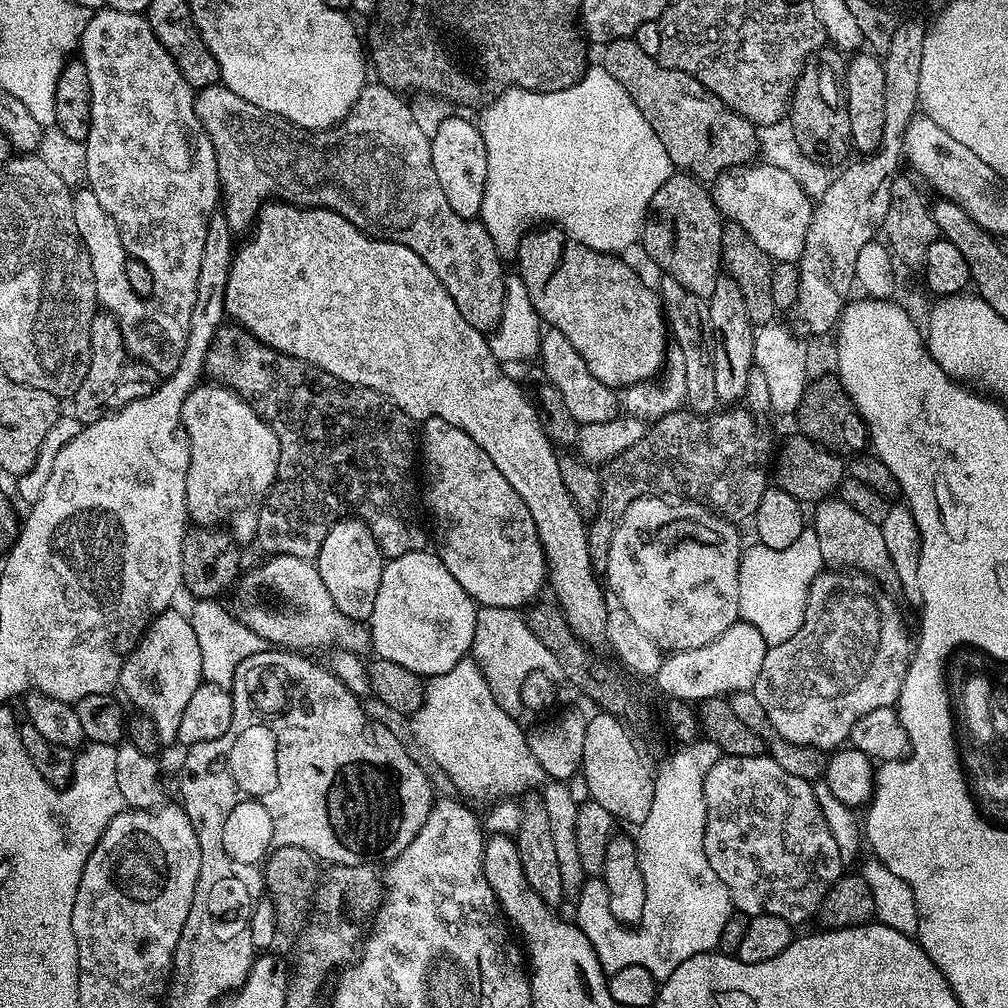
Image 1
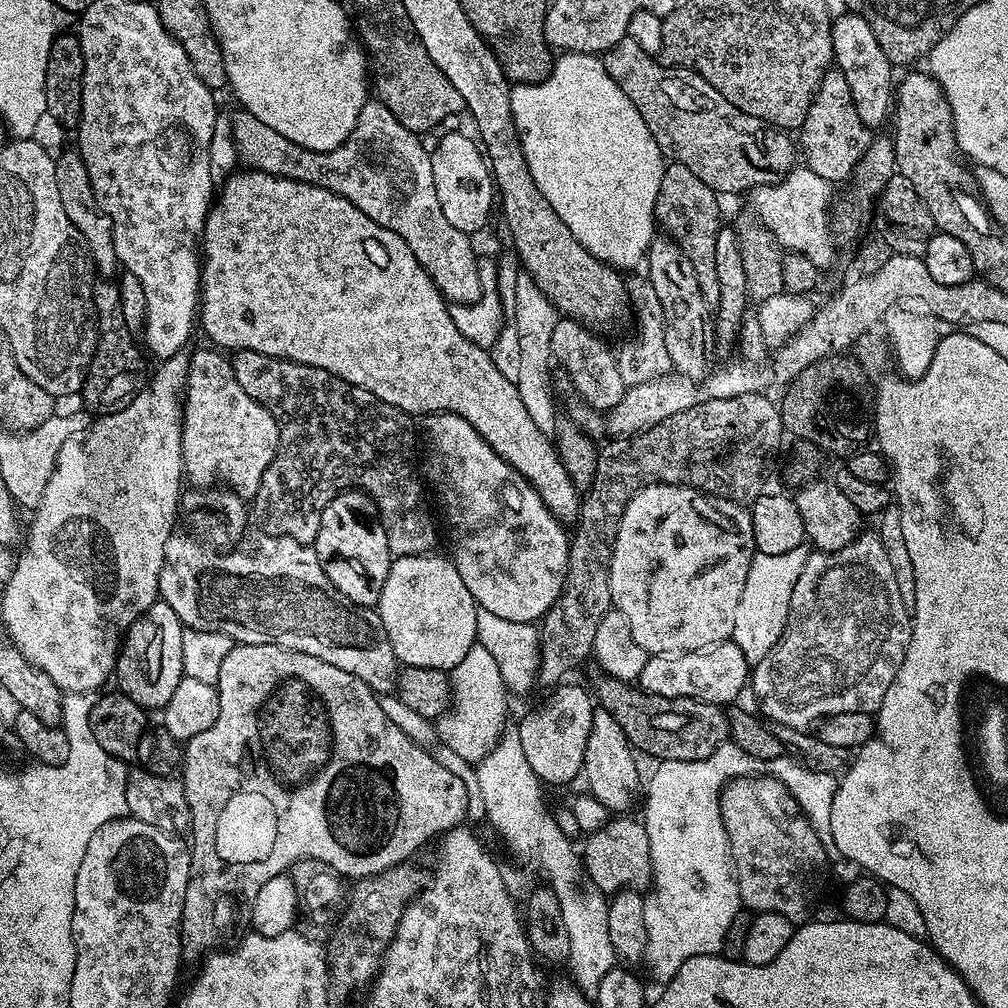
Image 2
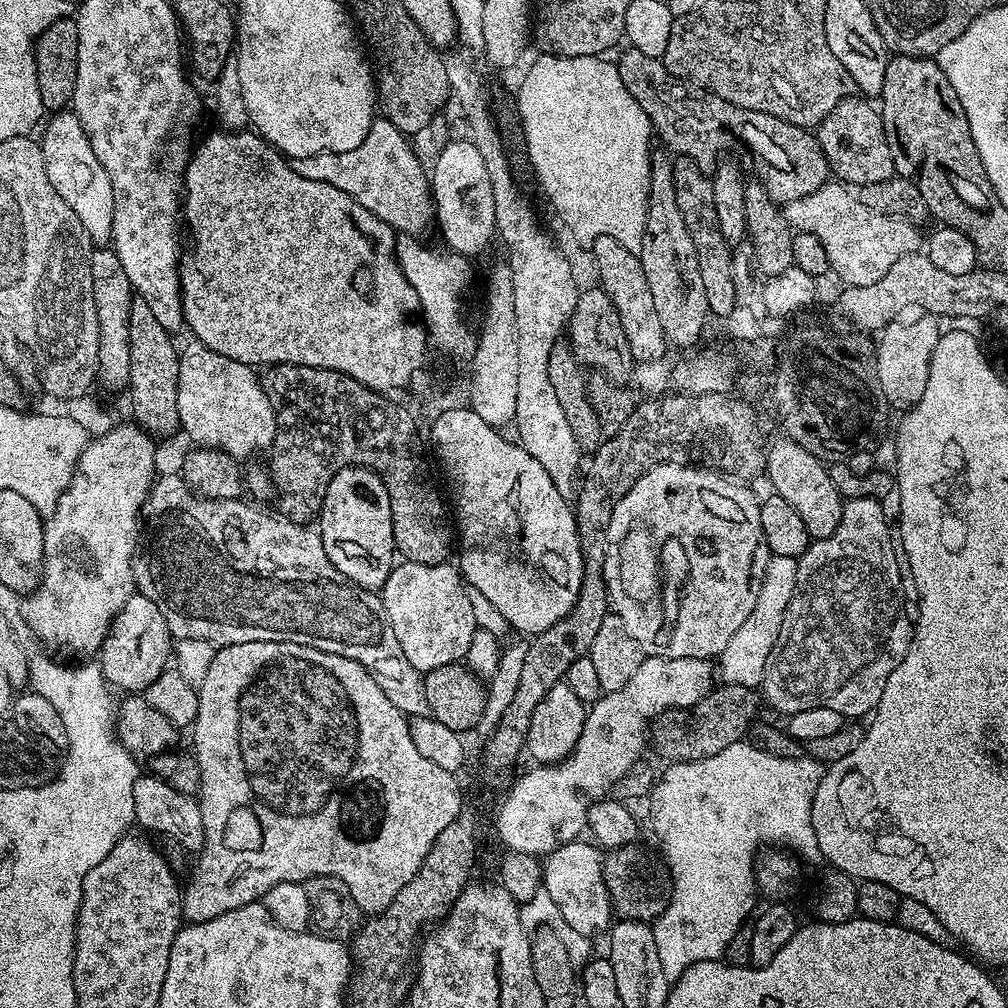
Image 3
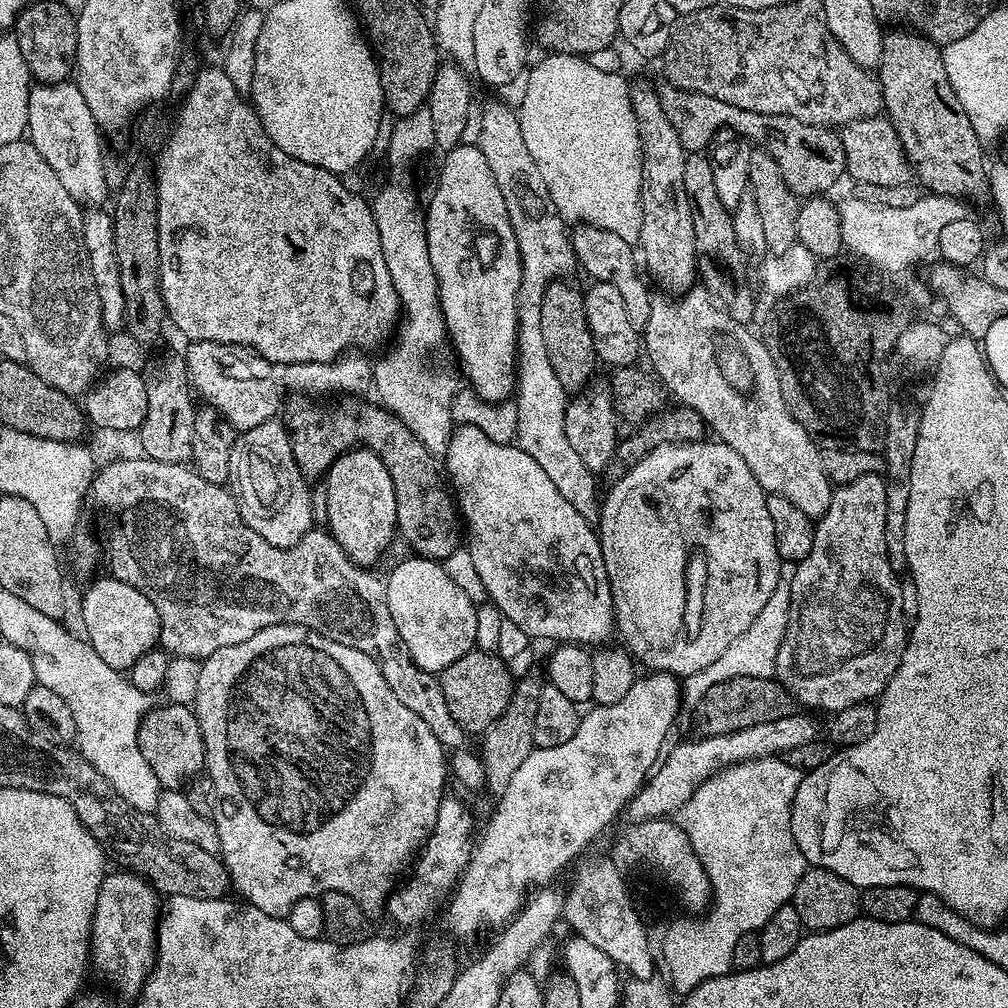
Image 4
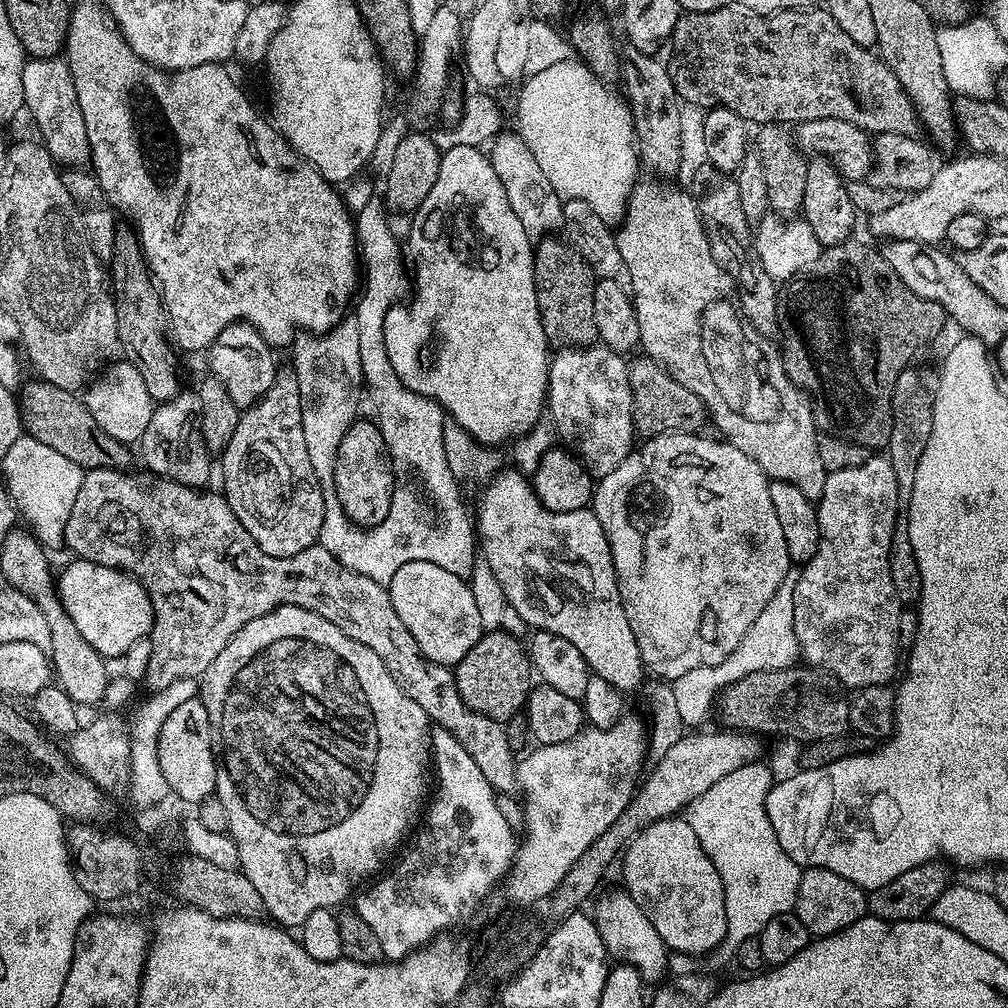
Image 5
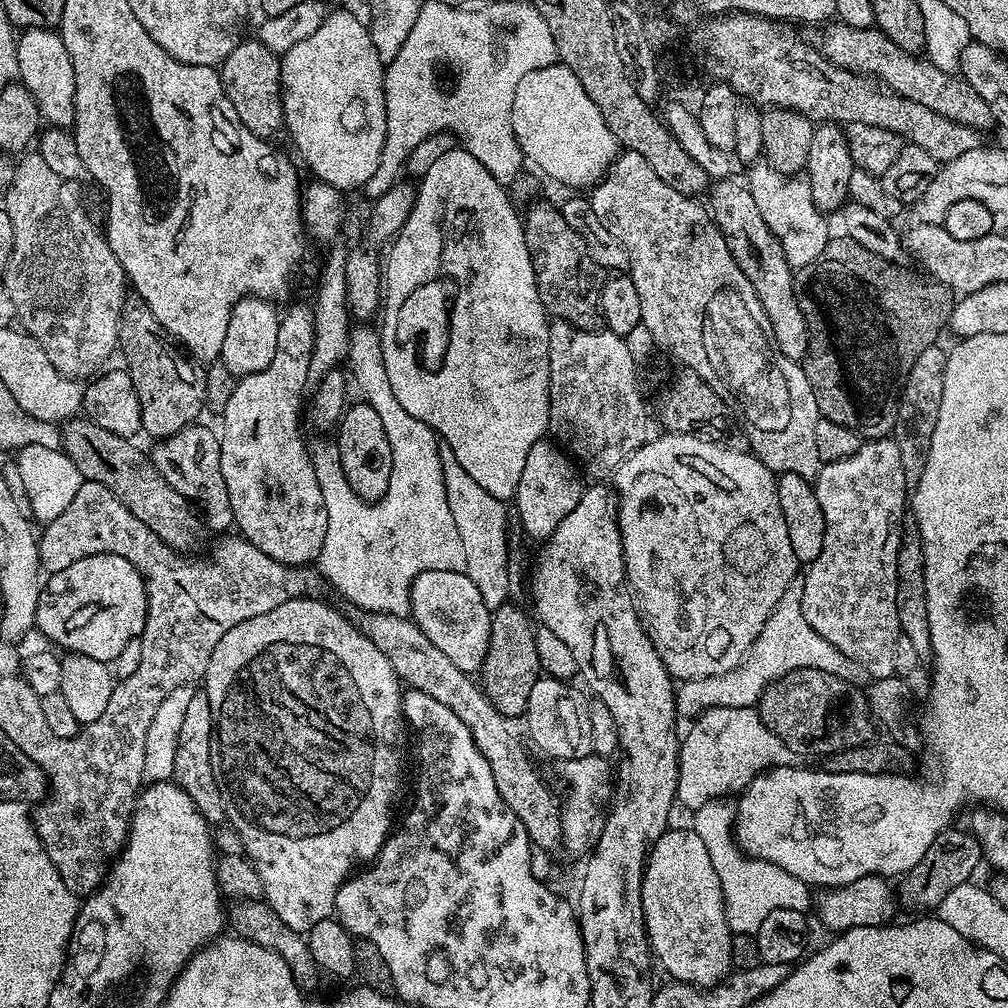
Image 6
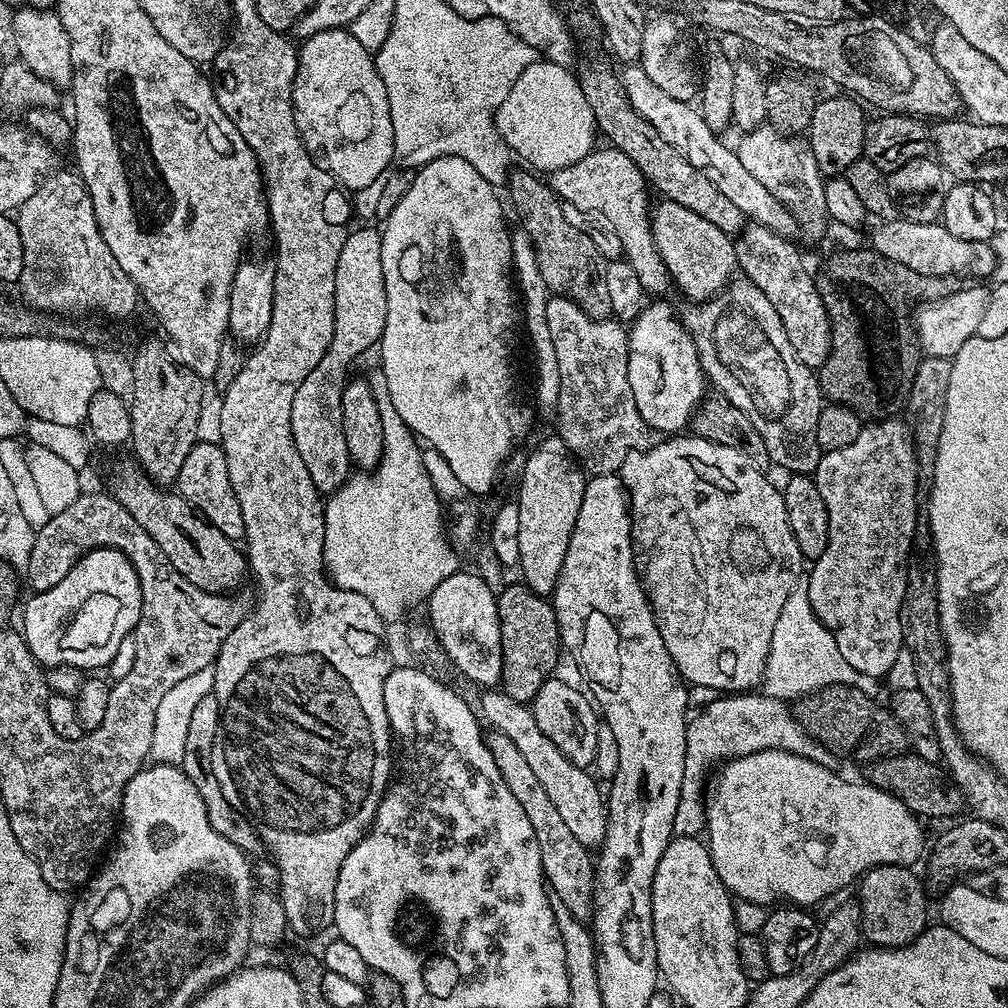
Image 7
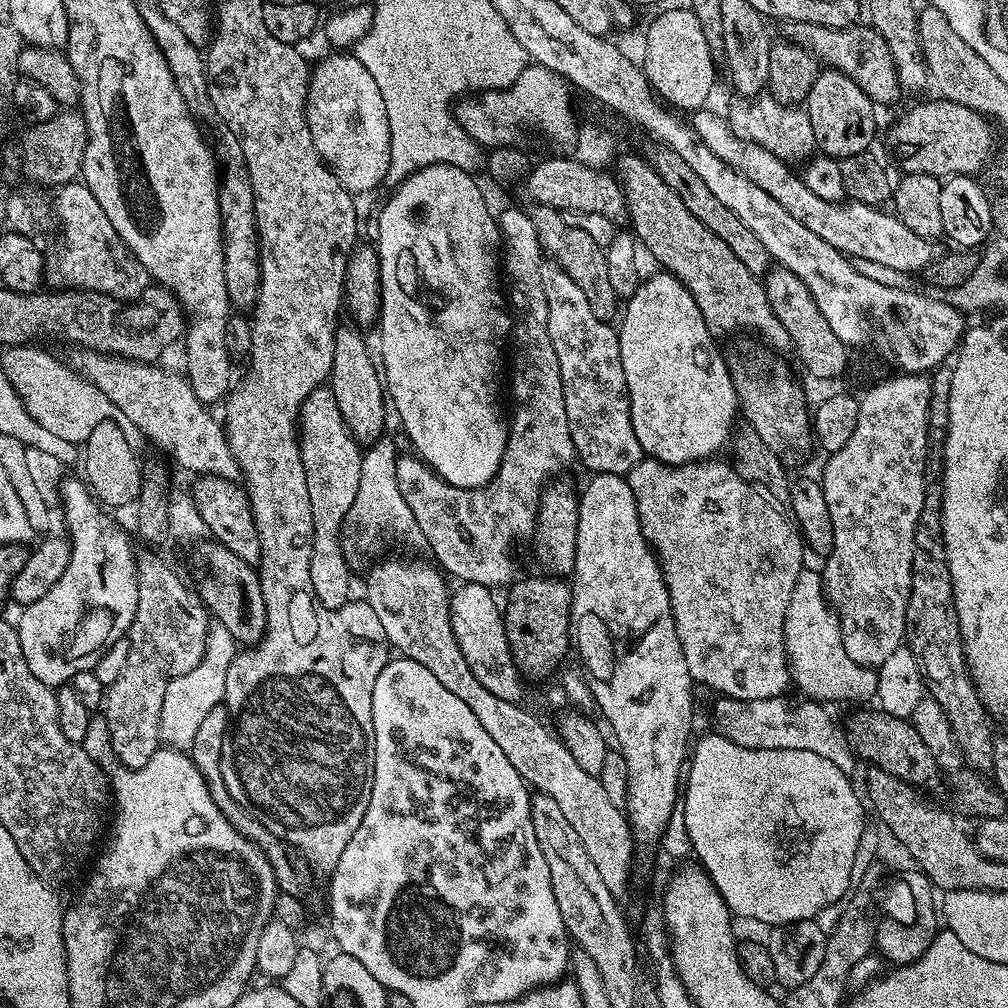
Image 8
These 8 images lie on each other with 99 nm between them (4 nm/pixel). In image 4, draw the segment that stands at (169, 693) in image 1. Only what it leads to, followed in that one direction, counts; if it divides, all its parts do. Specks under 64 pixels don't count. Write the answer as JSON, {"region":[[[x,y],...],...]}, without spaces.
{"region":[[[104,574],[84,592],[80,600],[80,616],[84,619],[86,639],[92,649],[106,662],[106,666],[131,670],[138,662],[157,647],[160,638],[160,615],[154,610],[154,602],[134,586]]]}

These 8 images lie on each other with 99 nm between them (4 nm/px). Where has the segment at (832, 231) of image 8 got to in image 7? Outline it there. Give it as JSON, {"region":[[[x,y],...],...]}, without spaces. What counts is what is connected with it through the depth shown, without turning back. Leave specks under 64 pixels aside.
{"region":[[[897,218],[877,223],[877,225],[872,232],[872,241],[870,241],[872,251],[894,262],[902,262],[902,266],[918,274],[988,278],[995,273],[996,255],[991,243],[987,240],[966,242],[966,238],[957,238],[954,234],[950,234],[950,230],[946,230],[940,222],[927,224]]]}

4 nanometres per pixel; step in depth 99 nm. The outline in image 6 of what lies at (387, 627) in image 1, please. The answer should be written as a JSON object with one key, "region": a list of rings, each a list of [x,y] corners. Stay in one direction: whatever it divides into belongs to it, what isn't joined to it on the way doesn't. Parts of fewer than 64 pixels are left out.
{"region":[[[426,570],[414,578],[408,590],[407,603],[410,605],[410,616],[415,624],[458,666],[458,670],[469,674],[479,673],[486,658],[486,650],[490,642],[490,626],[492,612],[482,602],[482,594],[478,594],[478,586],[470,582],[463,572],[454,570]]]}

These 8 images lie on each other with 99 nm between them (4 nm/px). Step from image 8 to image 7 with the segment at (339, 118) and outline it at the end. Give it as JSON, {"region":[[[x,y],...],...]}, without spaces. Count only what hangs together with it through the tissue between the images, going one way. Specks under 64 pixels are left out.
{"region":[[[348,28],[322,30],[322,34],[314,34],[299,45],[292,105],[306,150],[316,165],[340,181],[345,189],[359,190],[370,186],[370,182],[381,179],[393,167],[394,122],[390,122],[386,86],[376,69],[373,53],[362,46]]]}

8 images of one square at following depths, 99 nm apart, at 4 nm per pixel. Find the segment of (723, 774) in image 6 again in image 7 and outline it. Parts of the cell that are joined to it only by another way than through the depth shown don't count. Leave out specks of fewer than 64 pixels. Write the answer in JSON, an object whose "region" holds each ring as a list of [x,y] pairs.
{"region":[[[720,694],[707,701],[699,709],[700,713],[693,715],[686,730],[686,771],[682,773],[682,798],[678,798],[678,814],[674,814],[674,833],[677,836],[690,836],[705,831],[704,810],[702,807],[702,792],[700,786],[704,782],[704,775],[711,764],[736,760],[746,754],[758,754],[758,750],[786,750],[799,756],[815,757],[818,752],[812,735],[797,722],[793,709],[783,700],[776,700],[772,696],[763,694]]]}

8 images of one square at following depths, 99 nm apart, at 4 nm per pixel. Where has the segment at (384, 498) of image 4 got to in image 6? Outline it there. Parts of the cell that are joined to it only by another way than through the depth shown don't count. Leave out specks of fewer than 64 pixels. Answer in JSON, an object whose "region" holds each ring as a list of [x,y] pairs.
{"region":[[[367,402],[349,403],[338,421],[336,430],[334,443],[340,455],[340,465],[346,474],[346,482],[350,482],[354,494],[364,500],[380,500],[386,494],[390,479],[391,452],[385,427],[382,426],[374,406]]]}

